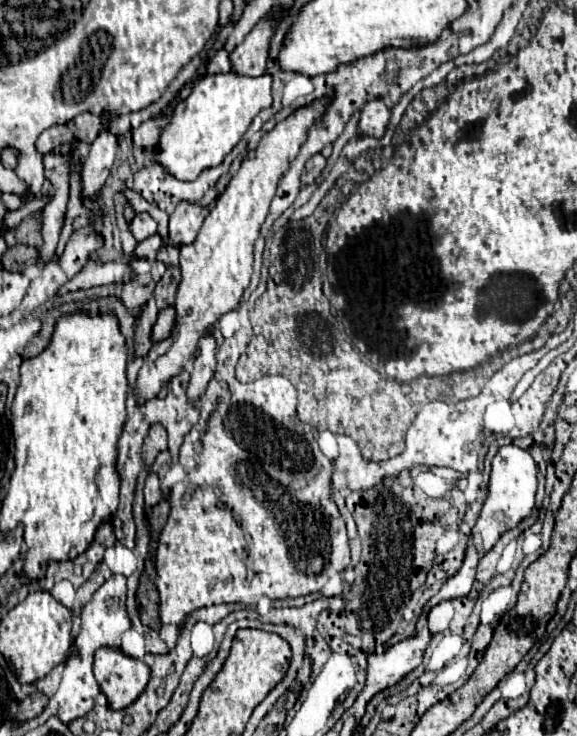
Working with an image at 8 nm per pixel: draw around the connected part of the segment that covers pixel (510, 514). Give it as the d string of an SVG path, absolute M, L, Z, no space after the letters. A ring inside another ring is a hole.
M515 445L501 447L493 457L487 499L481 507L477 523L473 525L473 531L479 531L479 535L483 537L483 551L489 551L505 531L517 527L519 521L531 515L531 509L535 505L535 491L537 491L537 467L529 451Z

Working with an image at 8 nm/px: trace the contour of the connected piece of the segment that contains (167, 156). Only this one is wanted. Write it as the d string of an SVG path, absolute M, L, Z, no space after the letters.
M225 73L225 75L213 75L213 77L199 79L199 83L193 85L193 91L189 93L189 97L183 99L181 103L177 103L177 107L173 109L171 121L161 131L153 161L159 163L175 179L193 181L203 169L215 167L223 161L223 157L239 143L239 139L247 131L253 117L261 109L271 107L271 101L273 99L271 99L271 77L269 75L239 77L239 75L233 75L233 73Z

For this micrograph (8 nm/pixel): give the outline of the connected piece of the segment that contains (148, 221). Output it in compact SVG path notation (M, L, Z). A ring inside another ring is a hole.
M135 213L135 217L129 221L129 231L137 241L143 241L157 233L157 223L147 213Z

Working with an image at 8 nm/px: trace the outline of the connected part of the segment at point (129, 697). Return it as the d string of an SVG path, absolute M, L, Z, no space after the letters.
M111 647L97 651L93 673L111 709L129 707L129 703L145 691L145 683L149 681L149 667L143 661Z

